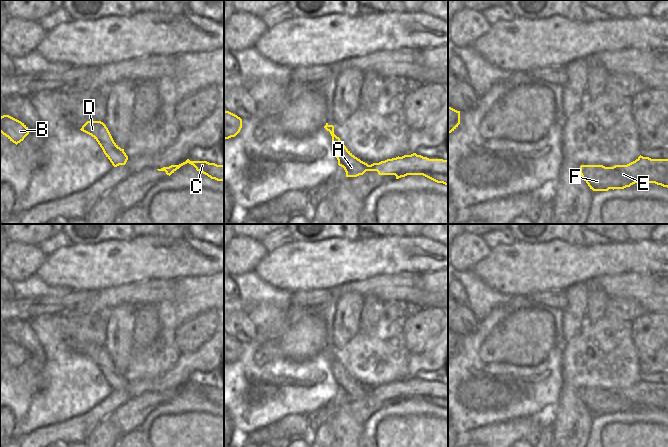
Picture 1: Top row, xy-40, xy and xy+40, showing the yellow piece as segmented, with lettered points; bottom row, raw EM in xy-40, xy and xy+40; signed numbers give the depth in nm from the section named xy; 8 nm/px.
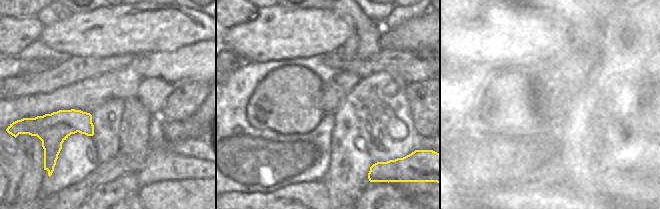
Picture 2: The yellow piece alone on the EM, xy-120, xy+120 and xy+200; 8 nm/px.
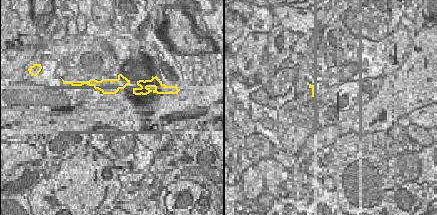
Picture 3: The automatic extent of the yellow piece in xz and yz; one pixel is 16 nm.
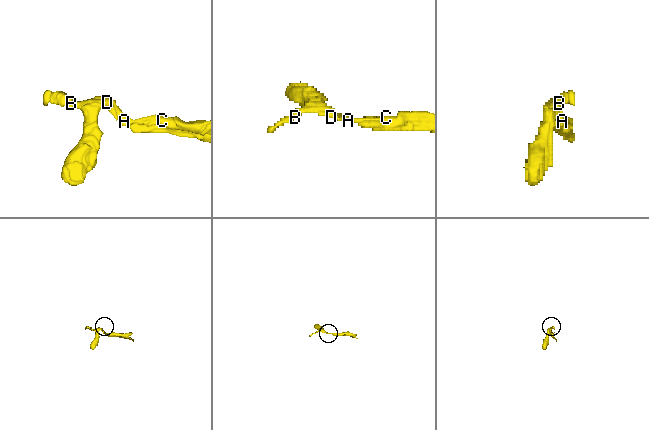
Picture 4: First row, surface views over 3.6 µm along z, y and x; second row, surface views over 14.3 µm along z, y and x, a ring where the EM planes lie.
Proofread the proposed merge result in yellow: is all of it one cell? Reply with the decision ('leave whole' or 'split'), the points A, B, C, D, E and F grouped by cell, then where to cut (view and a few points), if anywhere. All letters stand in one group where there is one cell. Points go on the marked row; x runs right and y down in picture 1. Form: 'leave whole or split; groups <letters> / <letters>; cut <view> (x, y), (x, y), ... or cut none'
leave whole; groups A B C D E F; cut none

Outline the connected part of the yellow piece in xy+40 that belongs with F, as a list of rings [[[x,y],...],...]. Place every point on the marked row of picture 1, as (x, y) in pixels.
[[[640,155],[627,165],[581,165],[580,174],[593,191],[624,189],[635,183],[655,183],[668,188],[668,159]]]

